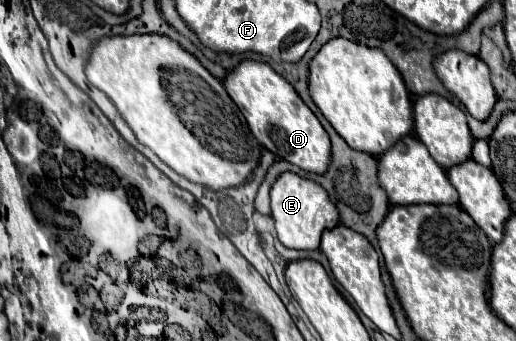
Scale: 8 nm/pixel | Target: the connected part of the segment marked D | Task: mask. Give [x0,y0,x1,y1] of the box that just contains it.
[223,59,329,173]

